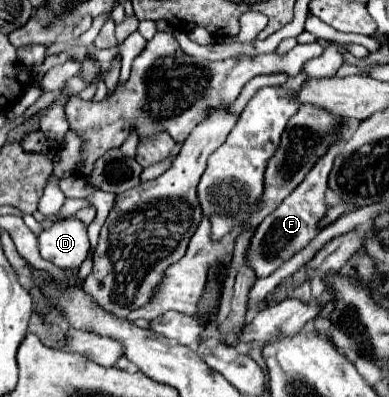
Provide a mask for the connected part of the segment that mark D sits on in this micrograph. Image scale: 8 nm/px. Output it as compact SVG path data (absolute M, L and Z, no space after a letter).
M77 217L55 221L39 235L39 251L43 259L63 269L79 267L89 253L87 227Z

